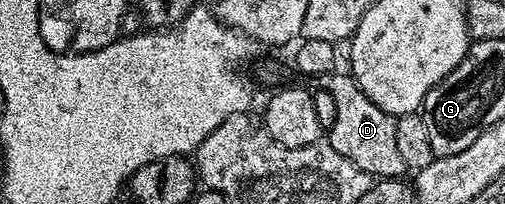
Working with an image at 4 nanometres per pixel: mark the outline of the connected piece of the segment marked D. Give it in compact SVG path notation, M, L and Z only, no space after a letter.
M336 70L318 77L318 87L329 90L333 102L337 102L337 118L329 129L329 143L337 154L349 158L353 166L365 170L372 178L393 180L408 171L397 147L396 117L389 115L377 102L363 93L354 76L346 71Z

